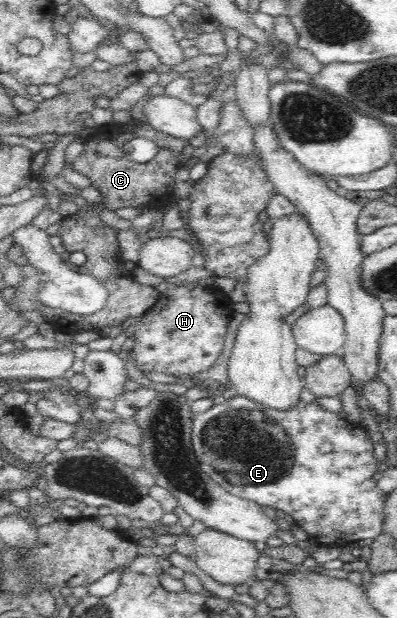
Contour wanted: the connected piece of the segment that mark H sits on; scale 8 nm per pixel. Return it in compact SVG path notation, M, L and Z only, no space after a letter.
M212 282L169 285L137 325L132 350L141 373L197 375L211 369L224 349L231 321L236 314L233 305L228 295Z

